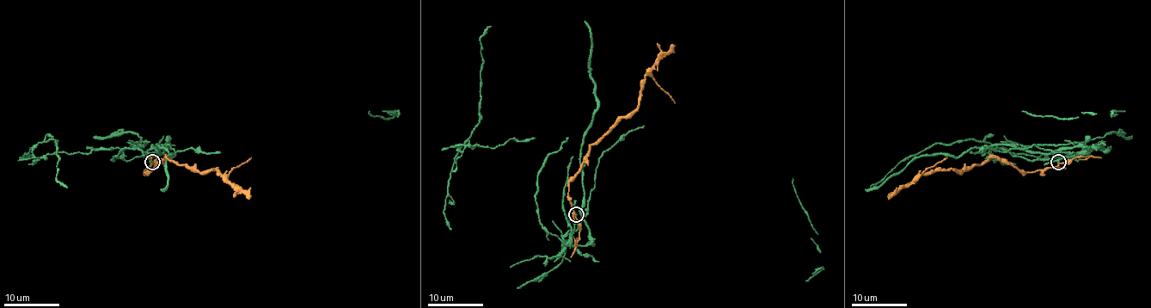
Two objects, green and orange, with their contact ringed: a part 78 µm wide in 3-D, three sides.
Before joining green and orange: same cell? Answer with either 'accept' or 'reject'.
reject

